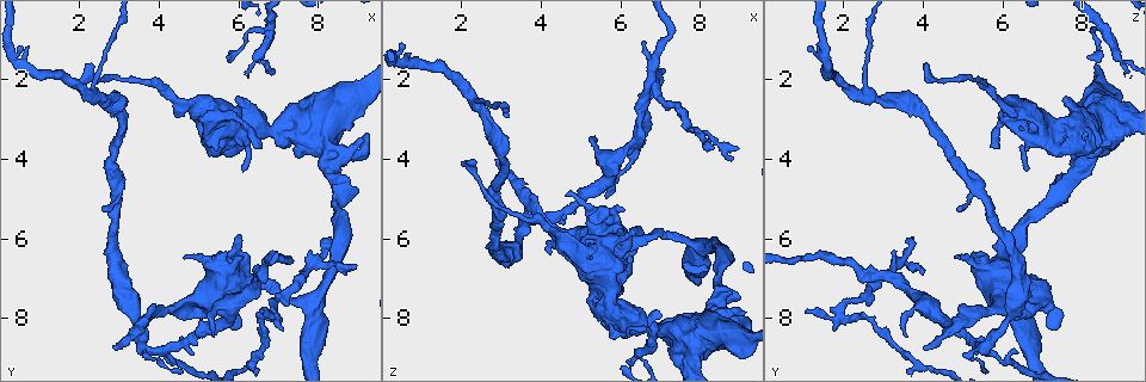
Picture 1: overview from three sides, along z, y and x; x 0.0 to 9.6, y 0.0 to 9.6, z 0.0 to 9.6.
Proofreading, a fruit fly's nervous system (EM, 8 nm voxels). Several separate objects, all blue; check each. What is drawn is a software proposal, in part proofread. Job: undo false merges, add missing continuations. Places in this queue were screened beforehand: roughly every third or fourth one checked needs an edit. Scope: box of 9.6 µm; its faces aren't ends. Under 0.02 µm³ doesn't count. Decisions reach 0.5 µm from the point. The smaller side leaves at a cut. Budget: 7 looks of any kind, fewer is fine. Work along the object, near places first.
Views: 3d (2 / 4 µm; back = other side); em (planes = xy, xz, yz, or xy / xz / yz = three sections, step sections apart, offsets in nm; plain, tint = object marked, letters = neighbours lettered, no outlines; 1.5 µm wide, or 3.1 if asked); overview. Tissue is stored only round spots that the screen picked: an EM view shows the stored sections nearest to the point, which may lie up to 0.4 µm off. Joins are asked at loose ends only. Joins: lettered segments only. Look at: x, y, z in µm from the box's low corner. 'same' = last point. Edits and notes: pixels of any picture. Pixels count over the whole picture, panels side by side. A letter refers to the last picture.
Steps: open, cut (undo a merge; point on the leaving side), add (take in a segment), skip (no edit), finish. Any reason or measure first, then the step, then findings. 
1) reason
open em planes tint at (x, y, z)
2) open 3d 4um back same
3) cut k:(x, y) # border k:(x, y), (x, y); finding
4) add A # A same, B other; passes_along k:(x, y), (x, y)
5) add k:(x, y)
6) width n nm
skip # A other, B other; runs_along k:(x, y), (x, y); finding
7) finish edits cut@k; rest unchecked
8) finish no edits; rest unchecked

thin end
open 3d 4um back at (7.10, 8.30, 1.75)

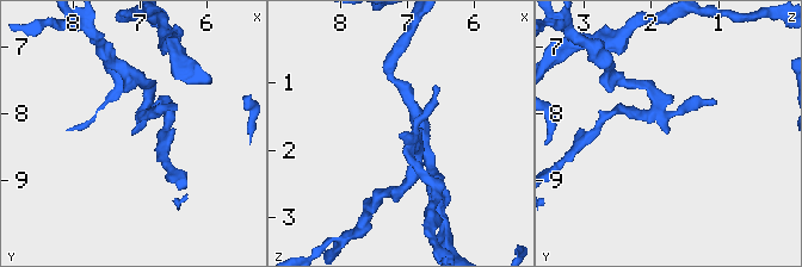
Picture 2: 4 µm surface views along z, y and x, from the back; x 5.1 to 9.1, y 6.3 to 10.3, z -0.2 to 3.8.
open em xy step 8 tint at (7.10, 8.30, 1.75)

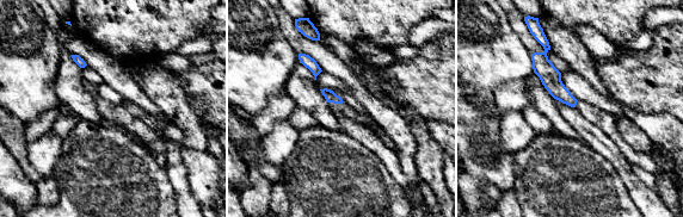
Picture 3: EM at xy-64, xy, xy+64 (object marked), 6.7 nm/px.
another direction
open em planes letters same

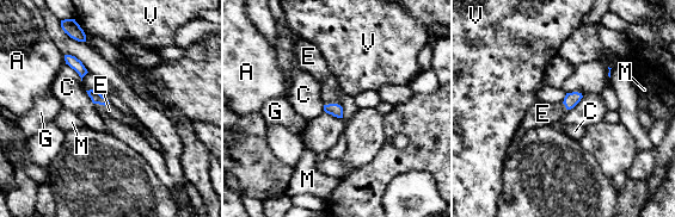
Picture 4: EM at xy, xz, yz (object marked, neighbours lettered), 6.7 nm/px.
width 80 nm; longest_contact C 170 nm
add E # A other, C other, E same, G other, M other, V other; the neuron continues

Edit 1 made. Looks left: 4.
tapers out
open em xy step 8 letters at (3.70, 7.75, 4.90)

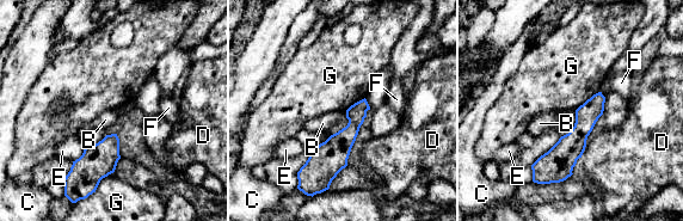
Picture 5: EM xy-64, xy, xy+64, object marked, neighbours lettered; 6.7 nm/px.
skip # B other, C other, D other, E other, F other, G other; border 5:(345, 111), (346, 117); no lettered segment goes on from it

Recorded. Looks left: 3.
open em planes tint at (2.90, 6.75, 6.40)

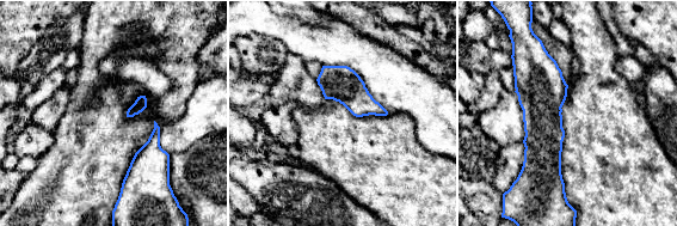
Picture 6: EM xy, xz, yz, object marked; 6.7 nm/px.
open em planes letters same

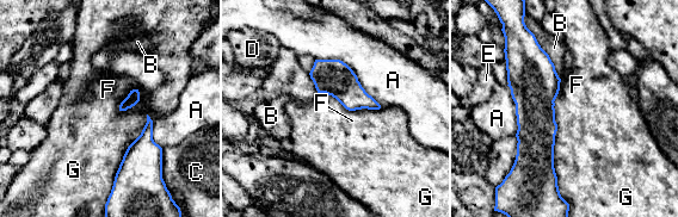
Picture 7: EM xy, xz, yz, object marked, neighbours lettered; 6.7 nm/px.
width 240 nm
skip # A other, B other, C other, D other, E other, F other, G other; border 7:(554, 104), (554, 172), (560, 191); continuous, no second neuron

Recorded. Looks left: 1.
finish edits add@4; rest unchecked

